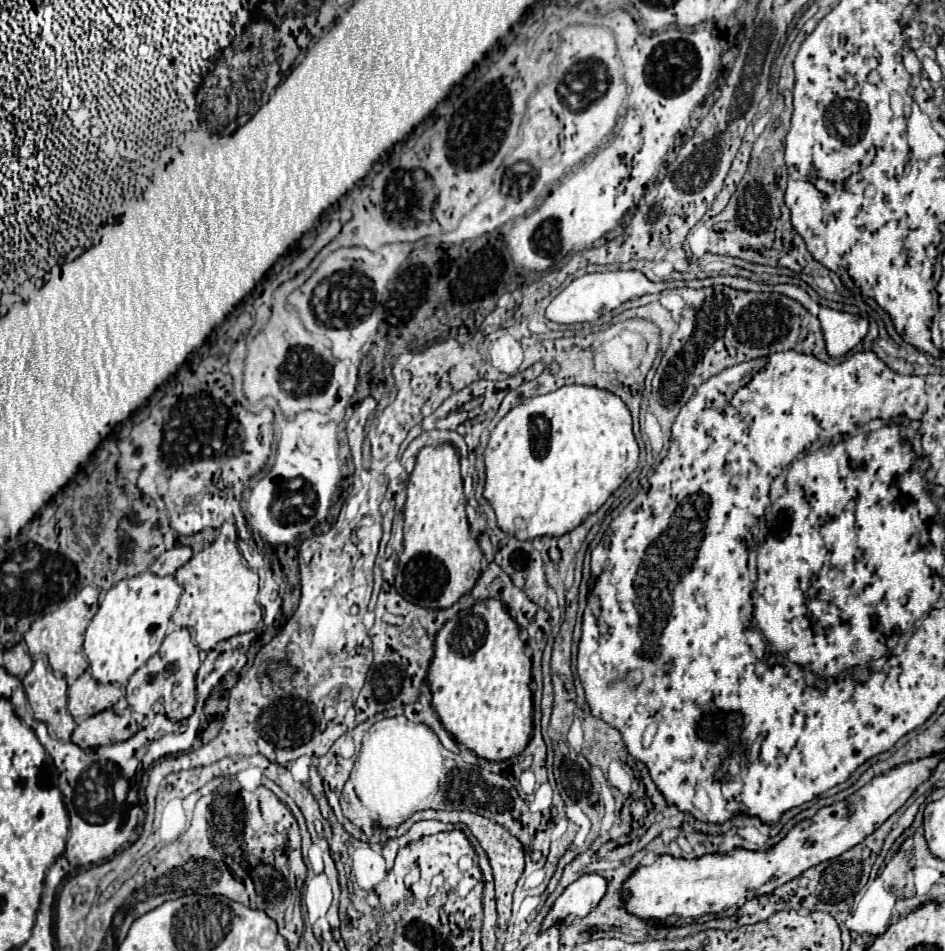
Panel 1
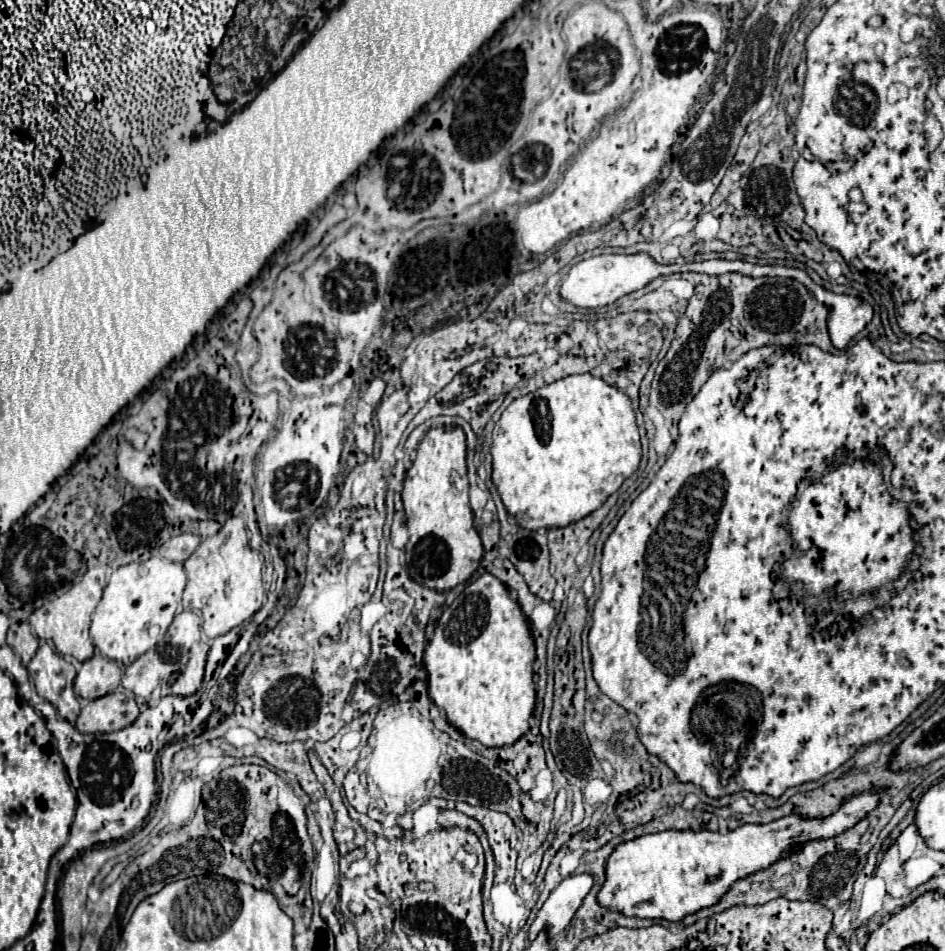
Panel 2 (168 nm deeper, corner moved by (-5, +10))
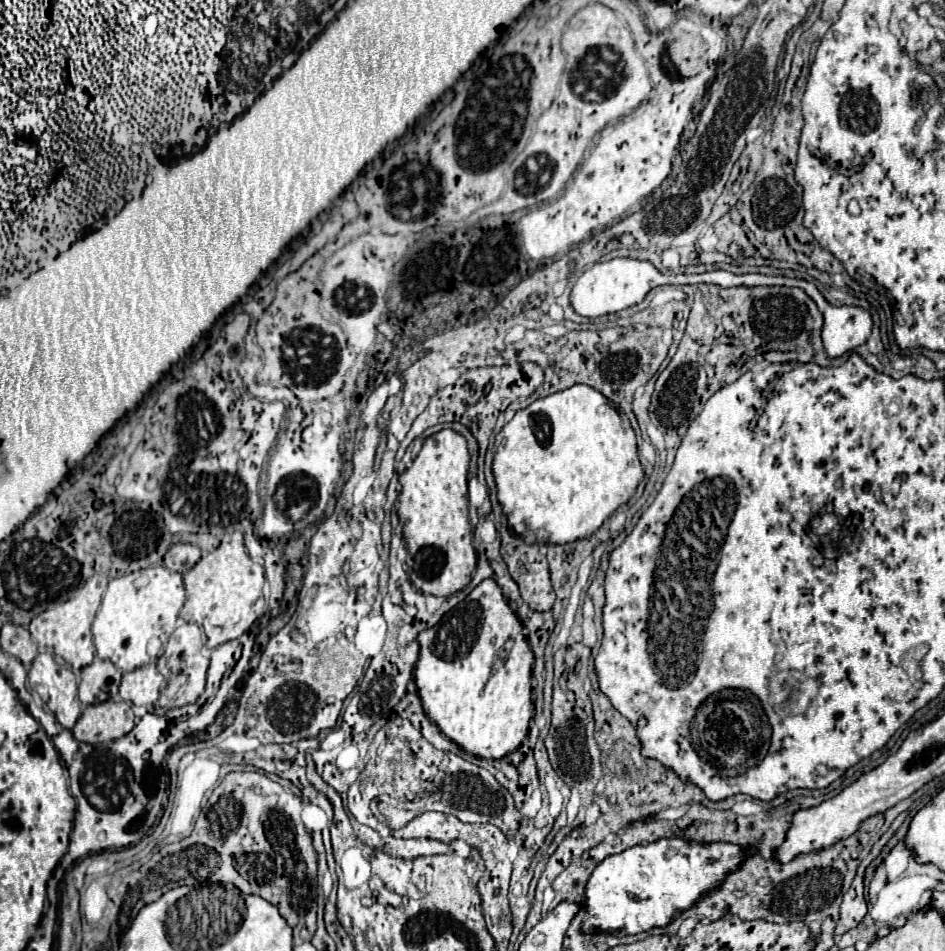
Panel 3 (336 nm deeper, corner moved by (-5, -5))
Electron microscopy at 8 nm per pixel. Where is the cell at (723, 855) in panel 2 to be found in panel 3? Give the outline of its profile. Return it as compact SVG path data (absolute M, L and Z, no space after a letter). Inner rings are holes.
M674 837L610 855L596 865L586 881L584 909L592 919L582 921L582 933L636 935L652 927L664 927L674 919L676 911L686 911L704 891L720 885L720 879L750 853L752 849L730 843L692 843Z

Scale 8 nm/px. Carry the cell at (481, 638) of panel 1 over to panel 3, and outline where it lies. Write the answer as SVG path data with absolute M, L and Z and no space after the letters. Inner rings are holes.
M484 579L462 603L448 611L440 623L420 631L418 643L420 655L414 667L414 683L428 719L436 723L448 739L476 757L500 759L516 751L528 735L528 723L534 715L530 683L534 653L522 633L520 619L510 609L496 581Z

